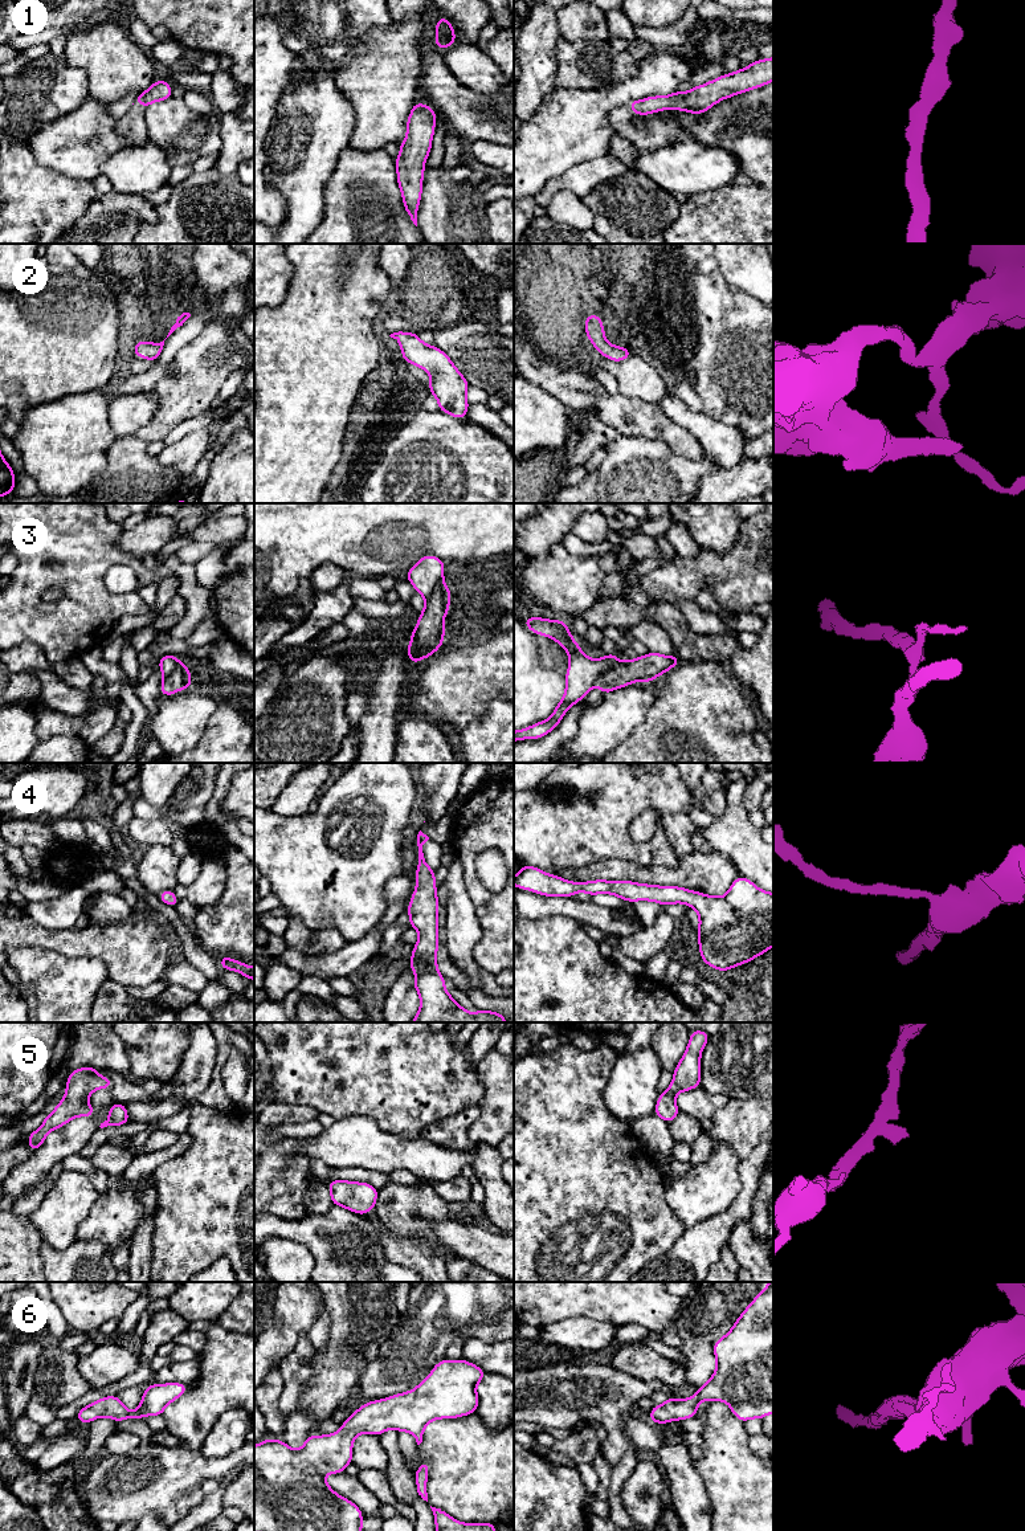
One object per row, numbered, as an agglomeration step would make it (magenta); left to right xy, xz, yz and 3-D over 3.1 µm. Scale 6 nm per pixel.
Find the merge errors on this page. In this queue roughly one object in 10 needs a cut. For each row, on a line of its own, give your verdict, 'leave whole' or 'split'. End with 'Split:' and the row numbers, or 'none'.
1: leave whole
2: leave whole
3: split
4: leave whole
5: leave whole
6: leave whole
Split: 3

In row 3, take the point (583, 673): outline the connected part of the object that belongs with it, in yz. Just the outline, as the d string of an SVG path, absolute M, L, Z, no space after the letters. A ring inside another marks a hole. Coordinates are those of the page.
M526 617L523 622L531 632L550 637L561 645L568 653L569 666L565 673L567 687L564 695L552 715L527 728L514 731L514 742L540 739L556 728L568 709L580 702L593 686L597 686L600 677L617 662L616 653L607 654L599 660L587 657L563 620Z

